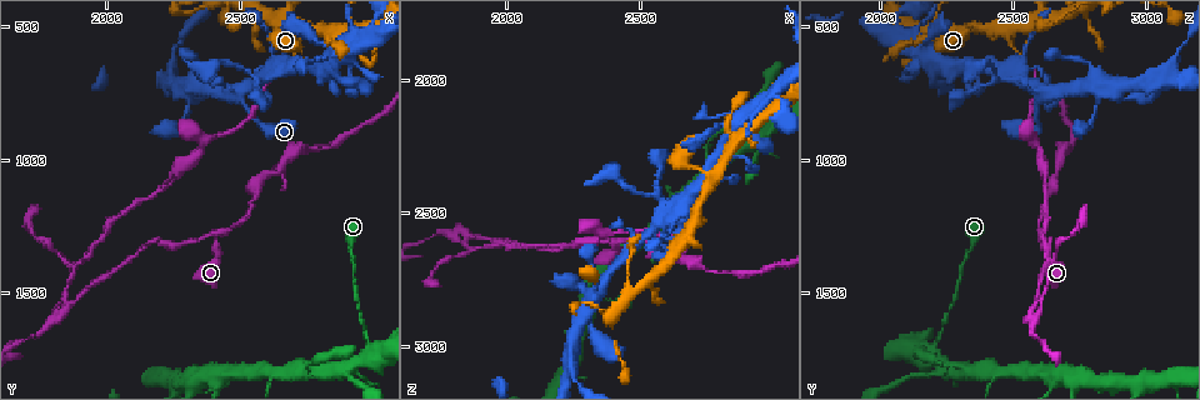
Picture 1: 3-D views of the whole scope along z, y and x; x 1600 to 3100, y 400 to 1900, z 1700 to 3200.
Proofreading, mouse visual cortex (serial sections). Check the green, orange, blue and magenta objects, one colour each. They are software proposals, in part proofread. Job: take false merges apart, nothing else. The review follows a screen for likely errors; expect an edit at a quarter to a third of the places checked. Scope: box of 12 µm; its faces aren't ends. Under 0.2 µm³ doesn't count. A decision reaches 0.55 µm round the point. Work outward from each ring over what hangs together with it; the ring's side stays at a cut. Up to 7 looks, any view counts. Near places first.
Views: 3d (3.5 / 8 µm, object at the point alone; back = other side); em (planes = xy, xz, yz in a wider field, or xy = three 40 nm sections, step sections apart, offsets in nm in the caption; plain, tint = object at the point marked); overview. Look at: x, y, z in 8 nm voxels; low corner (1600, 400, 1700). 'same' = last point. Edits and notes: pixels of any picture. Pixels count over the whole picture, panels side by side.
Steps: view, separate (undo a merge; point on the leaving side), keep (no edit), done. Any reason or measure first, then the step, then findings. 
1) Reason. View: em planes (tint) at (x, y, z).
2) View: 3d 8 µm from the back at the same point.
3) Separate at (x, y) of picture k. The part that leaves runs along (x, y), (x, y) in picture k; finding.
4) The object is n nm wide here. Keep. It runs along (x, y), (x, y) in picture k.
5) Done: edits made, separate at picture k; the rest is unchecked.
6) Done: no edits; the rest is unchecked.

Arms part here. View: 3d 3.5 µm at (2770, 490, 2360).

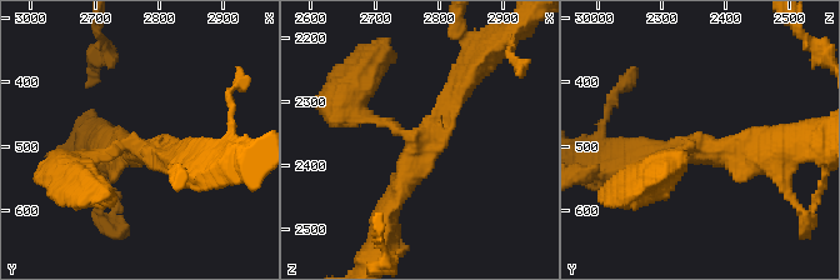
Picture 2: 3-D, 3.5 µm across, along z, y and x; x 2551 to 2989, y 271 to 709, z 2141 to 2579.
3 arms meet here; the arms are 250, 250, 300 nm wide; need the tissue. View: em planes (tint) at (2765, 500, 2360).

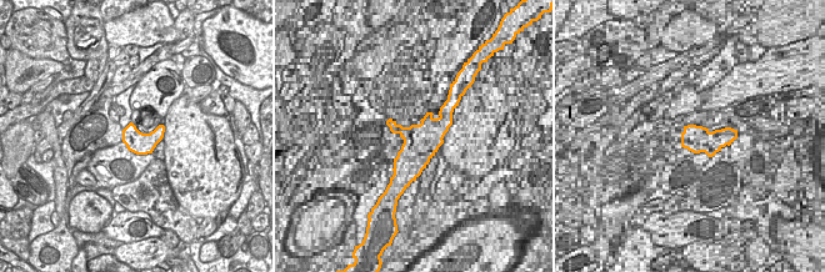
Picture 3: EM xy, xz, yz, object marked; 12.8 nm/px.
Keep. It runs along (353, 100), (414, 141), (383, 218) in picture 2; continuous, no second cell.

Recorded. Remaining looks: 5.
Arms part here. View: 3d 3.5 µm at (2610, 690, 2510).

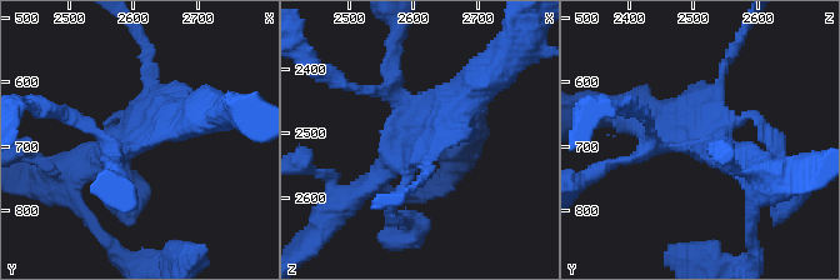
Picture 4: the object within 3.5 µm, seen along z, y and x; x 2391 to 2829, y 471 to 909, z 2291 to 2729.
View: em xy step 2 (tint) at (2610, 685, 2510).

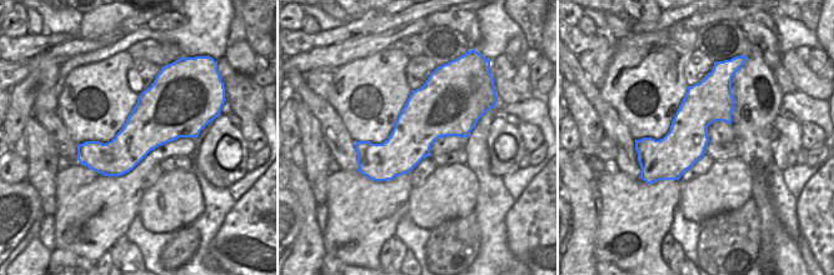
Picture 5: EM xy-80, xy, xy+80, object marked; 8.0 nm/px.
The object is 440 nm wide here. Keep. It runs along (715, 76), (688, 136), (649, 180) in picture 5; one cell here.

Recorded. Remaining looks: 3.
Branch point. View: 3d 3.5 µm at (2930, 530, 2190).

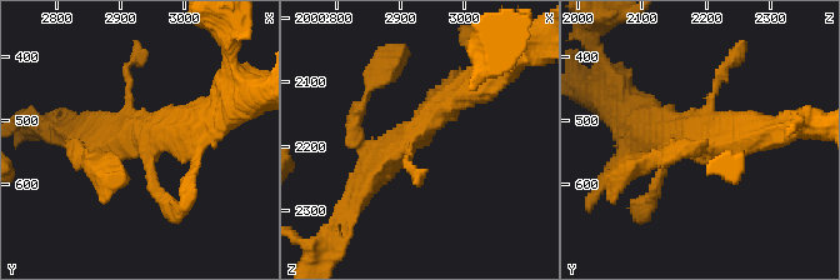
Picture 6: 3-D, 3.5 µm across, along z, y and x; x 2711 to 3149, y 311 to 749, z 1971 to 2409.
Need the tissue. View: em planes (tint) at (2915, 520, 2185).

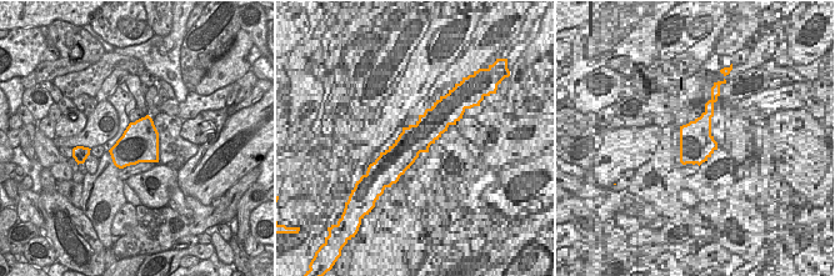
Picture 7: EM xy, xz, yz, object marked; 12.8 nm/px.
Keep. All the same cell.

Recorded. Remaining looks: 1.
Done: no edits; the rest is unchecked.

